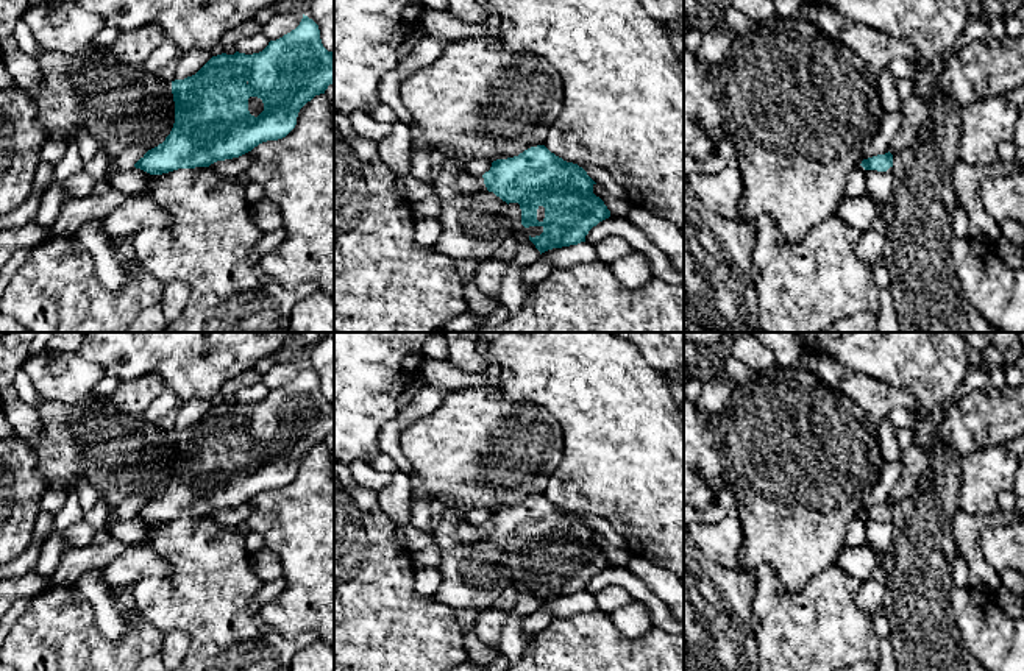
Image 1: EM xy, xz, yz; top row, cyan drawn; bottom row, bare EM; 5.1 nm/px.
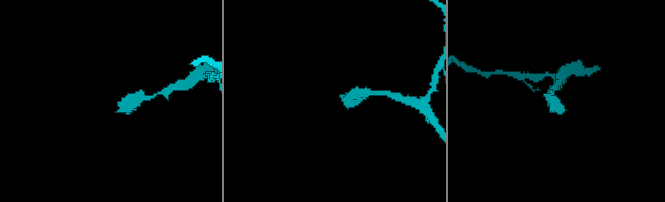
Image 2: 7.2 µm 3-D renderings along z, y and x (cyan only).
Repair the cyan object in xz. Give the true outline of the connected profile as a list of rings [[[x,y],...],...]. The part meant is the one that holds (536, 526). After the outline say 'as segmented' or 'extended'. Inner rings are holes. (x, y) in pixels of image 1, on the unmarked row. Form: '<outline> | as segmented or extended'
[[[545,495],[531,496],[514,507],[496,509],[482,526],[462,520],[456,529],[460,545],[489,540],[506,551],[510,580],[526,582],[540,604],[585,591],[588,580],[610,566],[604,551],[593,543],[595,534],[582,517],[564,510]]] | extended

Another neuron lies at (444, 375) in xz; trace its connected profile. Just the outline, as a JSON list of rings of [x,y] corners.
[[[423,357],[421,360],[418,382],[434,385],[446,392],[465,390],[471,387],[501,389],[501,381],[493,381],[484,373],[467,373],[456,368],[448,360],[436,360],[428,357]]]

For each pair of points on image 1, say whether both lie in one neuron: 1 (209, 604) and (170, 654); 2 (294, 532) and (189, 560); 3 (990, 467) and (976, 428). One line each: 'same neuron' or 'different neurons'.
1: different neurons
2: different neurons
3: different neurons

